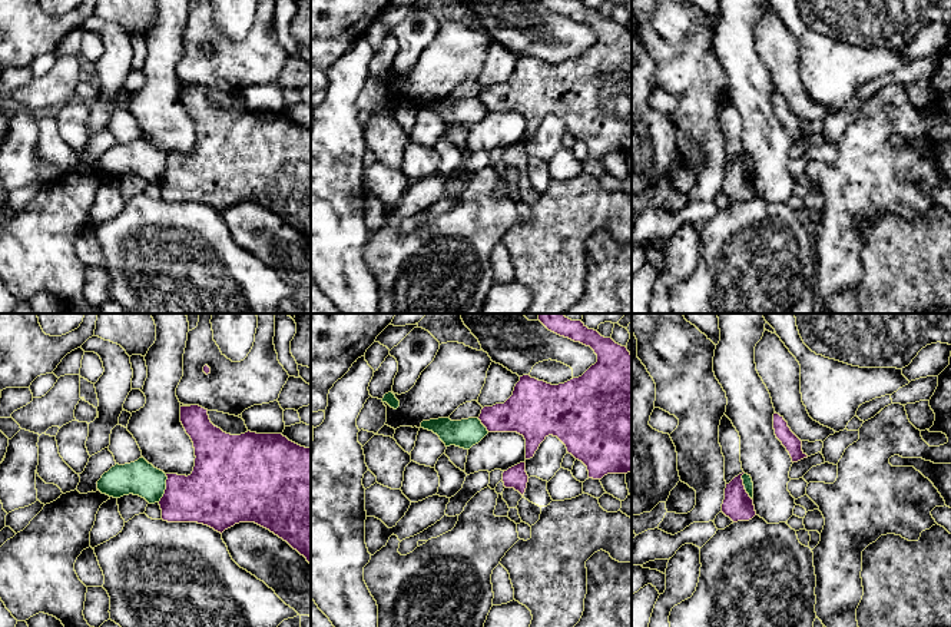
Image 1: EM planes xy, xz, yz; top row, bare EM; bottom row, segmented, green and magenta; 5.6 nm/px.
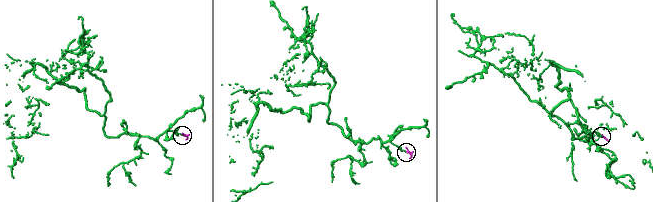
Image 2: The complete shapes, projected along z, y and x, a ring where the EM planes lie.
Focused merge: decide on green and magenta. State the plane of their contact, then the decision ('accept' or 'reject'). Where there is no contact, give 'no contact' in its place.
xy | reject

